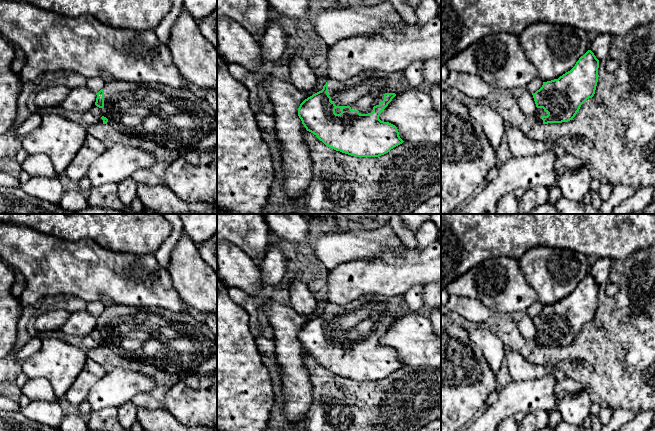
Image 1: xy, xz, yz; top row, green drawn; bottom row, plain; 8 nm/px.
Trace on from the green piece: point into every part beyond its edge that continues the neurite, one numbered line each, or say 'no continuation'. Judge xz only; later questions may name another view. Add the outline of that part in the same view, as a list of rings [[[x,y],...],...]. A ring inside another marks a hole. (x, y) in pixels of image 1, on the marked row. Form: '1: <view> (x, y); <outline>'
1: xz (363, 92); [[[364,72],[346,81],[327,79],[327,83],[328,94],[336,106],[350,106],[360,114],[373,112],[373,107],[384,100],[385,93],[398,94],[410,89],[428,92],[429,89],[424,84],[411,87],[404,72],[389,75]]]

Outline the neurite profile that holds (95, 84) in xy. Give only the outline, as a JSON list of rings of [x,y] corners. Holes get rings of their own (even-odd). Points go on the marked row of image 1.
[[[95,76],[88,79],[86,87],[97,94],[103,88],[104,84],[105,82],[102,78]]]

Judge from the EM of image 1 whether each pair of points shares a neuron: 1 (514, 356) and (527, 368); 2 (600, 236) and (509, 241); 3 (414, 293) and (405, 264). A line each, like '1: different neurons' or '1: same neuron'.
1: same neuron
2: same neuron
3: different neurons

